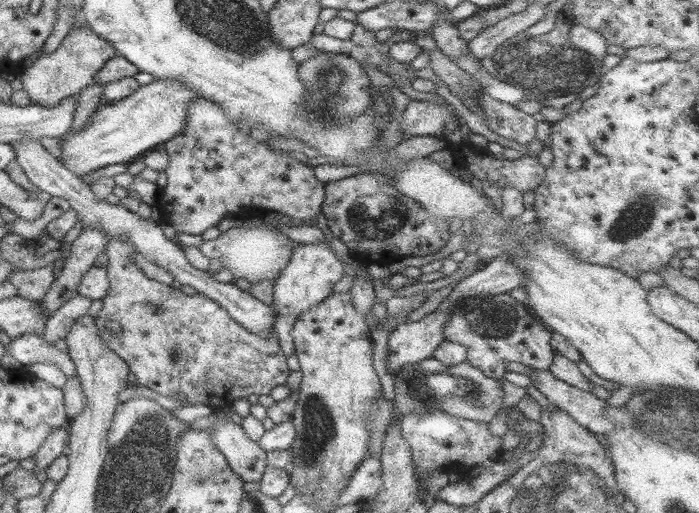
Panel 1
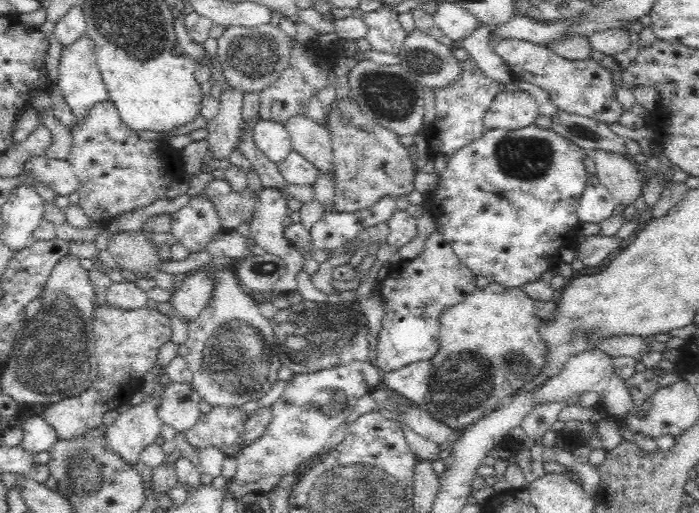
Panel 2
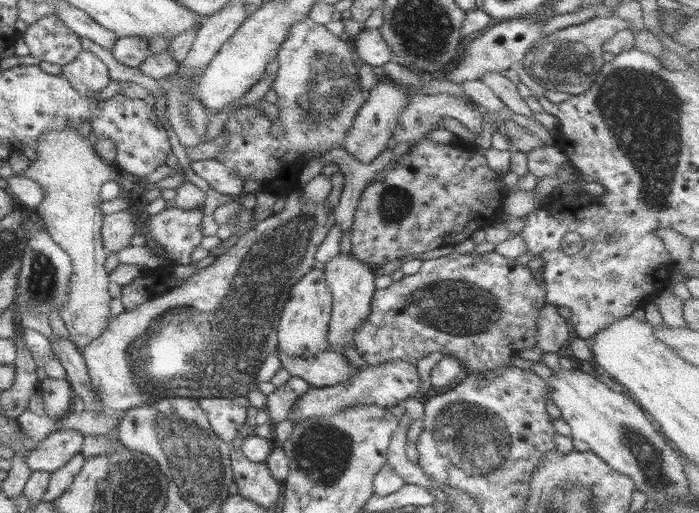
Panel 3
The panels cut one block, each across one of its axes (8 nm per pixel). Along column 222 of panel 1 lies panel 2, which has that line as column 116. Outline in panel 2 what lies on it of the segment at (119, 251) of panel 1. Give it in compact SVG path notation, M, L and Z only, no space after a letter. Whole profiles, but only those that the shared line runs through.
M106 305L94 306L93 331L96 337L97 379L78 396L52 403L40 416L56 429L58 438L74 440L88 430L102 427L102 416L126 404L141 389L144 376L154 368L160 346L170 340L173 332L168 315L147 306L122 310Z

